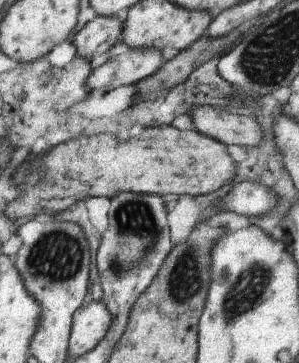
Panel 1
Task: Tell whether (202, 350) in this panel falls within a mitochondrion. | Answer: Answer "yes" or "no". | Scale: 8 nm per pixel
no

